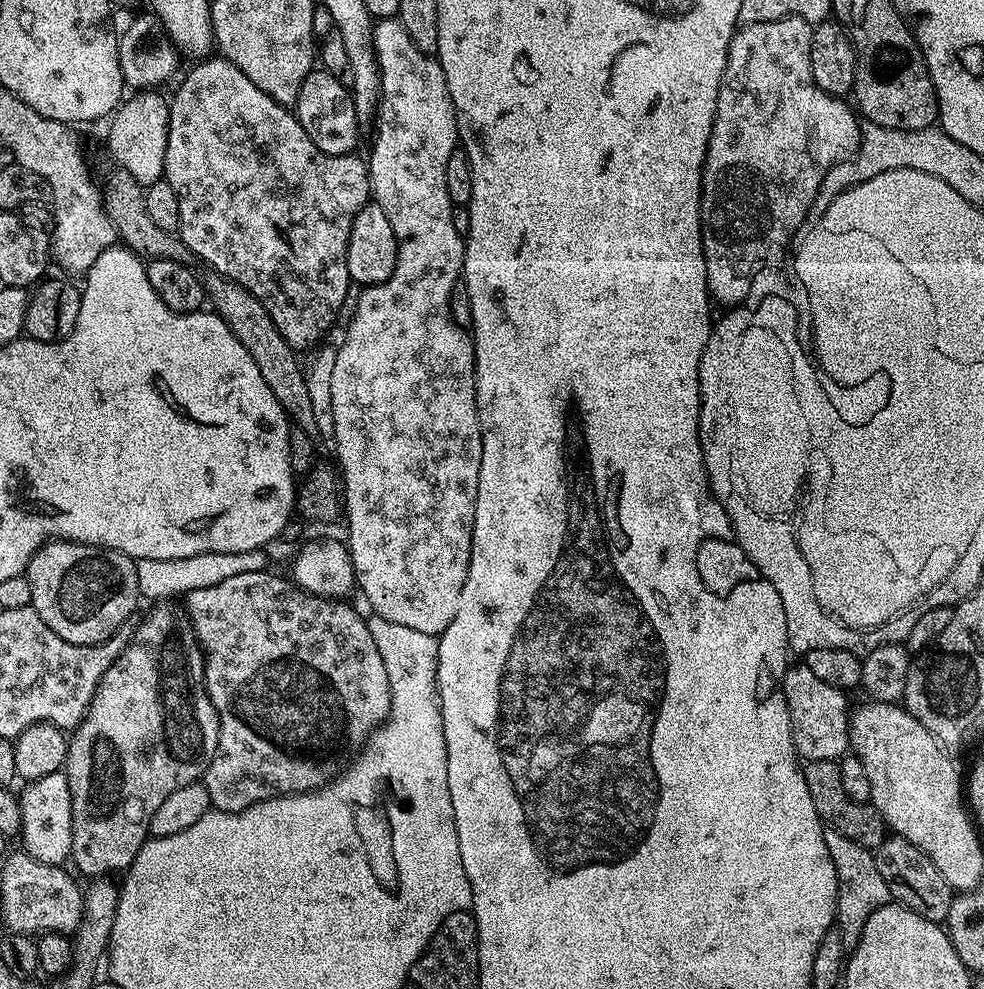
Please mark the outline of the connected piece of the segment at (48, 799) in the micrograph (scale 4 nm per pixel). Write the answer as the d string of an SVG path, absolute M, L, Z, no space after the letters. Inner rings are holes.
M62 770L46 774L46 778L33 780L25 788L28 789L18 796L22 810L23 851L38 862L63 865L72 854L72 794L68 775Z

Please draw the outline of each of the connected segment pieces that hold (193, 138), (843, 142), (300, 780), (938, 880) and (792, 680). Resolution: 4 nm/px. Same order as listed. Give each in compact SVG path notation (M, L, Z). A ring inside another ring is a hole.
M223 58L209 59L207 62L194 66L188 77L180 84L180 89L176 92L176 97L171 97L169 112L169 138L166 144L165 164L163 179L167 180L170 186L174 186L174 194L178 194L178 214L180 215L180 226L178 236L188 246L199 244L208 244L208 248L216 248L216 256L220 256L220 260L228 260L228 264L232 264L232 260L236 260L236 252L240 252L240 240L268 240L268 252L272 252L272 248L280 248L280 252L288 252L288 256L292 256L292 268L280 268L280 284L284 284L284 292L280 292L280 300L288 300L288 308L284 308L284 312L280 312L280 332L285 336L289 343L293 346L300 344L312 344L324 332L324 327L332 320L332 315L339 310L344 304L344 299L348 296L348 284L350 285L350 277L348 275L348 267L346 266L346 254L348 253L348 243L350 242L350 230L354 226L354 218L358 214L358 210L362 210L364 205L369 203L372 184L368 180L368 166L363 159L359 160L359 155L349 154L347 156L331 156L322 150L318 150L318 146L314 144L312 139L306 134L306 130L301 126L300 121L296 118L295 111L289 110L285 105L274 102L274 98L270 98L270 94L266 94L262 90L258 90L258 86L254 86L254 82L250 82L250 78L246 78L246 74L242 74L242 70L238 70L238 66L231 64L229 60Z
M783 16L780 20L758 22L743 25L733 32L728 43L728 51L724 54L724 76L720 80L720 89L716 99L716 120L712 123L712 137L708 143L708 153L704 159L704 174L700 181L700 237L706 258L706 274L708 275L708 291L713 301L721 300L724 306L736 306L747 301L748 291L752 288L752 279L759 272L772 268L784 256L784 251L793 243L801 224L808 216L811 203L818 194L819 186L826 177L826 172L840 160L851 157L860 145L861 121L857 113L850 107L847 99L833 96L816 83L810 70L810 46L812 45L813 25L801 16Z
M265 570L235 574L217 585L195 589L183 597L182 603L188 607L187 619L192 622L192 630L204 654L204 680L208 685L208 696L220 719L218 750L202 777L202 783L212 799L213 809L241 812L243 808L249 808L260 800L271 800L273 796L291 796L298 792L314 792L331 784L349 767L353 757L367 745L372 733L387 720L392 711L388 671L382 662L382 654L378 654L369 621L363 620L350 605L344 604L348 602L343 599L314 596L297 588L291 579L283 580L282 577L275 576L272 570Z
M895 834L889 835L874 852L876 865L886 878L888 888L899 903L912 908L928 920L944 922L954 899L954 889L942 878L938 866L918 846L906 838Z
M803 662L793 663L784 672L782 694L792 719L792 741L797 757L808 762L839 761L850 748L850 707L845 689L835 688L814 674Z

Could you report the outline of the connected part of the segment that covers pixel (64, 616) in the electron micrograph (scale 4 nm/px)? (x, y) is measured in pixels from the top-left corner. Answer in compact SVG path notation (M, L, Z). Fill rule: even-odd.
M54 540L33 554L28 563L26 579L32 595L31 608L38 613L46 626L66 642L103 644L121 631L120 627L132 616L136 603L142 597L138 590L136 561L113 548L97 548L95 544L77 544L71 540Z

